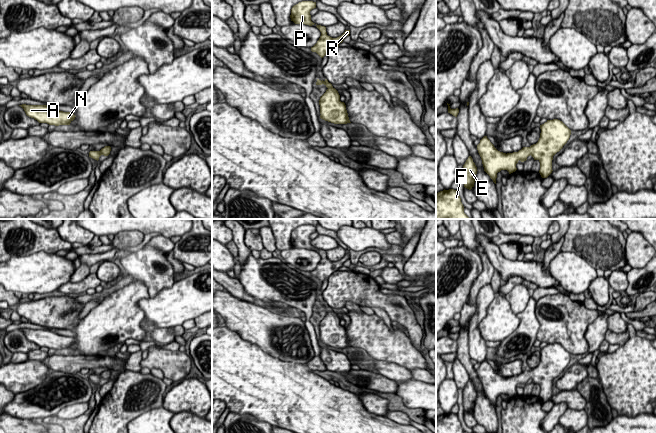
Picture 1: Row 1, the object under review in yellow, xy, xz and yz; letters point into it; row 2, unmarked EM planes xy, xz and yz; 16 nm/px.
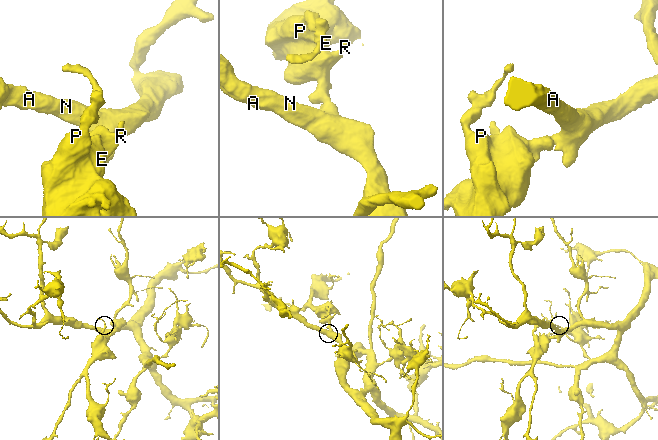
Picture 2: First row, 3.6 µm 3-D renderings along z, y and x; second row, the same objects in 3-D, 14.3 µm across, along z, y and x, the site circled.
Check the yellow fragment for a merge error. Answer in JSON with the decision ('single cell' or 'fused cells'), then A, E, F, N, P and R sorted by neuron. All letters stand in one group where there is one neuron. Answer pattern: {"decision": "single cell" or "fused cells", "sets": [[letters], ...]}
{"decision": "single cell", "sets": [["A", "E", "F", "N", "P", "R"]]}

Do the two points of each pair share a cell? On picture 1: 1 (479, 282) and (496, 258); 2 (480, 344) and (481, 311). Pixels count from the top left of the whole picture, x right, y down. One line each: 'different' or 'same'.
1: different
2: same

